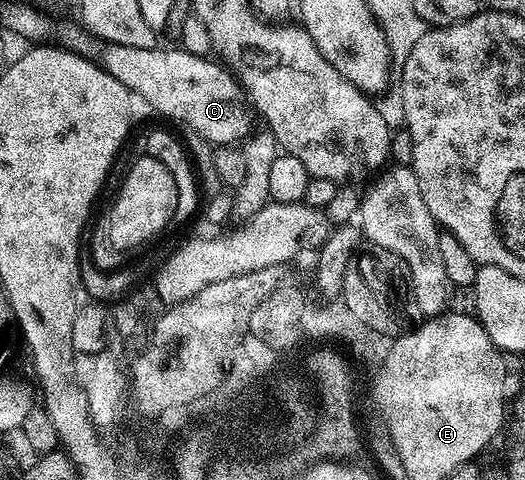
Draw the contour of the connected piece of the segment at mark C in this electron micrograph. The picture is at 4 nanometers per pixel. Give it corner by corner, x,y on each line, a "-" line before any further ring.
109,45
104,50
105,57
99,62
105,71
140,102
142,99
150,103
163,118
182,123
187,130
214,145
233,145
236,139
246,138
251,111
245,91
228,66
212,63
212,58
195,56
182,49
148,51

